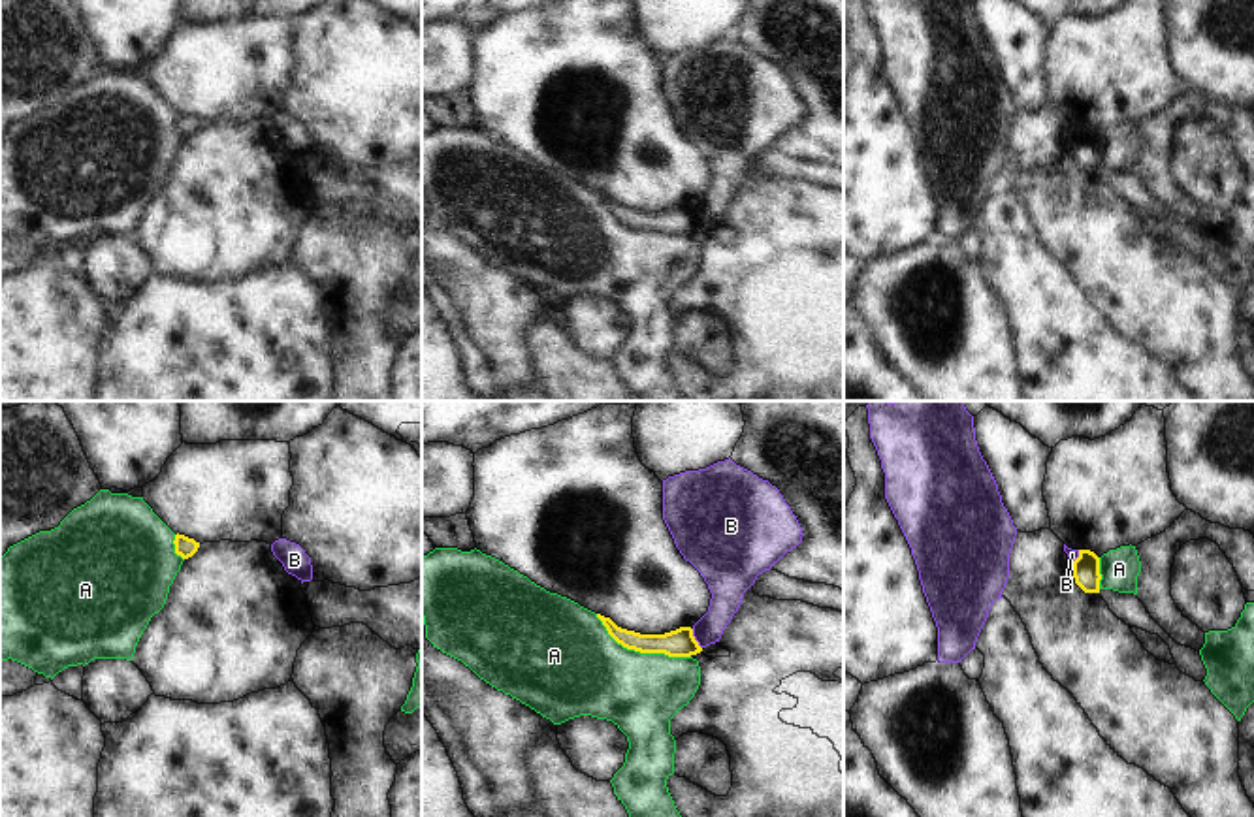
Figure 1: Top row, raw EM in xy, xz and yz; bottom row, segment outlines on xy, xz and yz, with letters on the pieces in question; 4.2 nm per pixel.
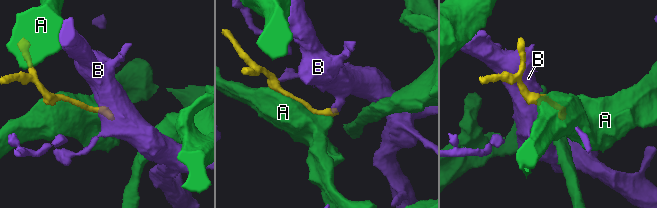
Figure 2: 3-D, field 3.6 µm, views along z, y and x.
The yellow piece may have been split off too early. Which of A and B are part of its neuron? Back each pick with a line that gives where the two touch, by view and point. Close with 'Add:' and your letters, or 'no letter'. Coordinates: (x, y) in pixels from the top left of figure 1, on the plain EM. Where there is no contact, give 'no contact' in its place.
Add: no letter

